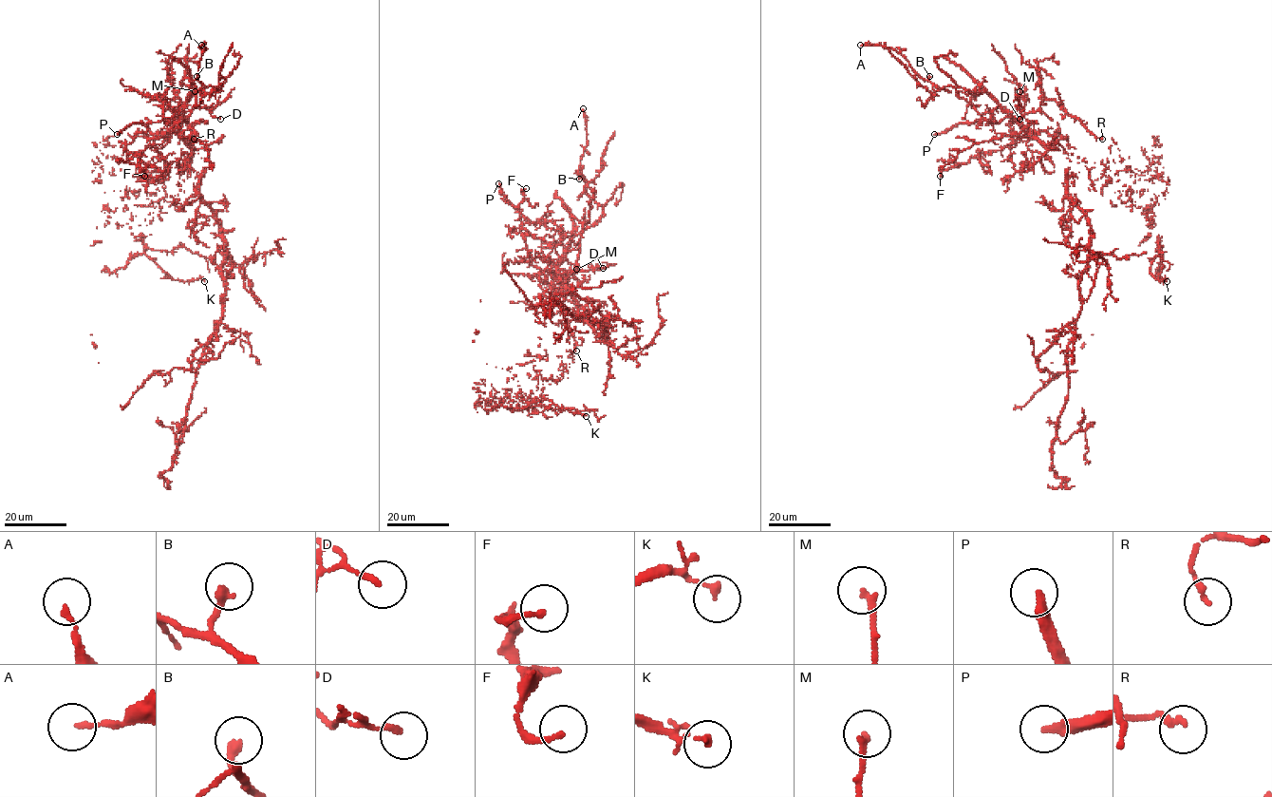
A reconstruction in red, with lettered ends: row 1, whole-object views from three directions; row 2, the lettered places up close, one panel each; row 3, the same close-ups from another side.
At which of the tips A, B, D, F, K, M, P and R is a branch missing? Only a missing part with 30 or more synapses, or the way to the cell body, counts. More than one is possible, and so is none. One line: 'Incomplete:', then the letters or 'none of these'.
Incomplete: A, B, M, P

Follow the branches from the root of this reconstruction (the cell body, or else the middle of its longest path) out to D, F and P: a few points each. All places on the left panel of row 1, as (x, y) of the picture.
D: (201, 175), (205, 159), (182, 137), (176, 121), (196, 107), (206, 107), (213, 117), (220, 119)
F: (201, 175), (204, 158), (170, 129), (153, 138), (139, 152), (136, 165), (141, 168), (140, 176), (144, 176)
P: (201, 175), (204, 158), (182, 137), (176, 124), (182, 107), (169, 119), (131, 123), (117, 134)

